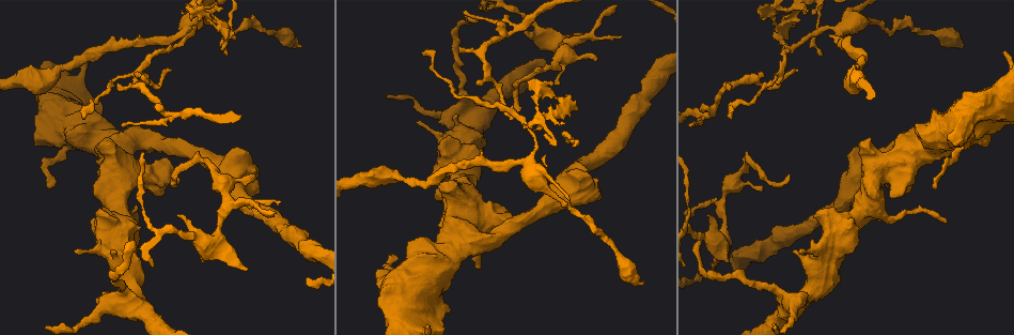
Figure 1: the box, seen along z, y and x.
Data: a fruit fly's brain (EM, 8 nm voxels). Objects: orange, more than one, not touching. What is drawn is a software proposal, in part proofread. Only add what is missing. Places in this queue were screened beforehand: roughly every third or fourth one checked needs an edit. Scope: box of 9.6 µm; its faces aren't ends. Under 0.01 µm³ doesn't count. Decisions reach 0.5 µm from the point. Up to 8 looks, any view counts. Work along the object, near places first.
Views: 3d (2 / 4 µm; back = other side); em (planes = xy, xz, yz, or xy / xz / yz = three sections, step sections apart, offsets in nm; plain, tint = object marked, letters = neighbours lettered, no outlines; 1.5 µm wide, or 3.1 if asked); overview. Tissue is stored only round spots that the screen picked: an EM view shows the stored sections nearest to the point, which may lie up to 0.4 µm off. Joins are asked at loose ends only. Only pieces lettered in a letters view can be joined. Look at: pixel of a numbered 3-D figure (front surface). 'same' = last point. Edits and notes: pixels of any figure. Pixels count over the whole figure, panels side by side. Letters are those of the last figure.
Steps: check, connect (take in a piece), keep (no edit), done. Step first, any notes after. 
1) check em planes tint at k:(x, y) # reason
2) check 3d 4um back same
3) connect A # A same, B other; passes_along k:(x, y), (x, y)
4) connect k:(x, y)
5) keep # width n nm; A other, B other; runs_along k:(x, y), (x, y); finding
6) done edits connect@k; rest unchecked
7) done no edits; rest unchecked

check em xy step 8 letters at 1:(425, 54) # long arm stops here

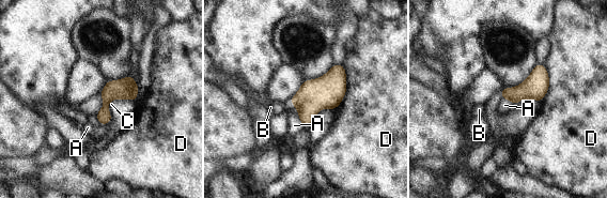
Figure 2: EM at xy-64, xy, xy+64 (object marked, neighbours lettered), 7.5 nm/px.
keep # A other, B other, C other, D other; border 2:(297, 111), (304, 127); no lettered piece goes on from it

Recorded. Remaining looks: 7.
check em xy step 4 tint at 1:(959, 47) # long arm stops here

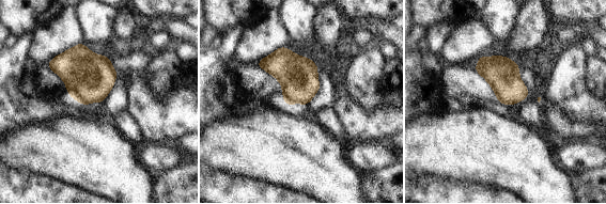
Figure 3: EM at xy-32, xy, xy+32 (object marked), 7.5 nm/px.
check em planes letters same

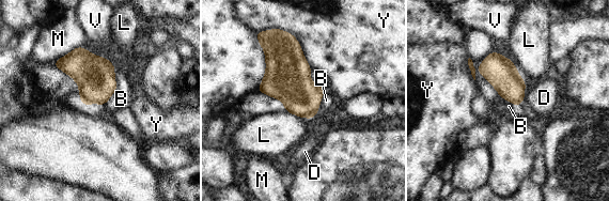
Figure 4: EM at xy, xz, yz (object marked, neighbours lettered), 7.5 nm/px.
keep # width 220 nm; B other, D other, L other, M other, V other, Y other; none of them fits

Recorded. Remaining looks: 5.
check em xz step 8 letters at 1:(714, 268) # branch stops here

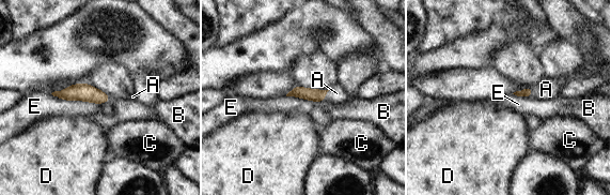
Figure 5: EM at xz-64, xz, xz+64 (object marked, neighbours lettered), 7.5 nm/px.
connect A # longest_contact E 380 nm; A same, B other, C other, D other, E other; passes_along 5:(312, 94), (325, 95), (337, 93); it goes on there

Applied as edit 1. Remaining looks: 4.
done edits connect@5; rest unchecked

